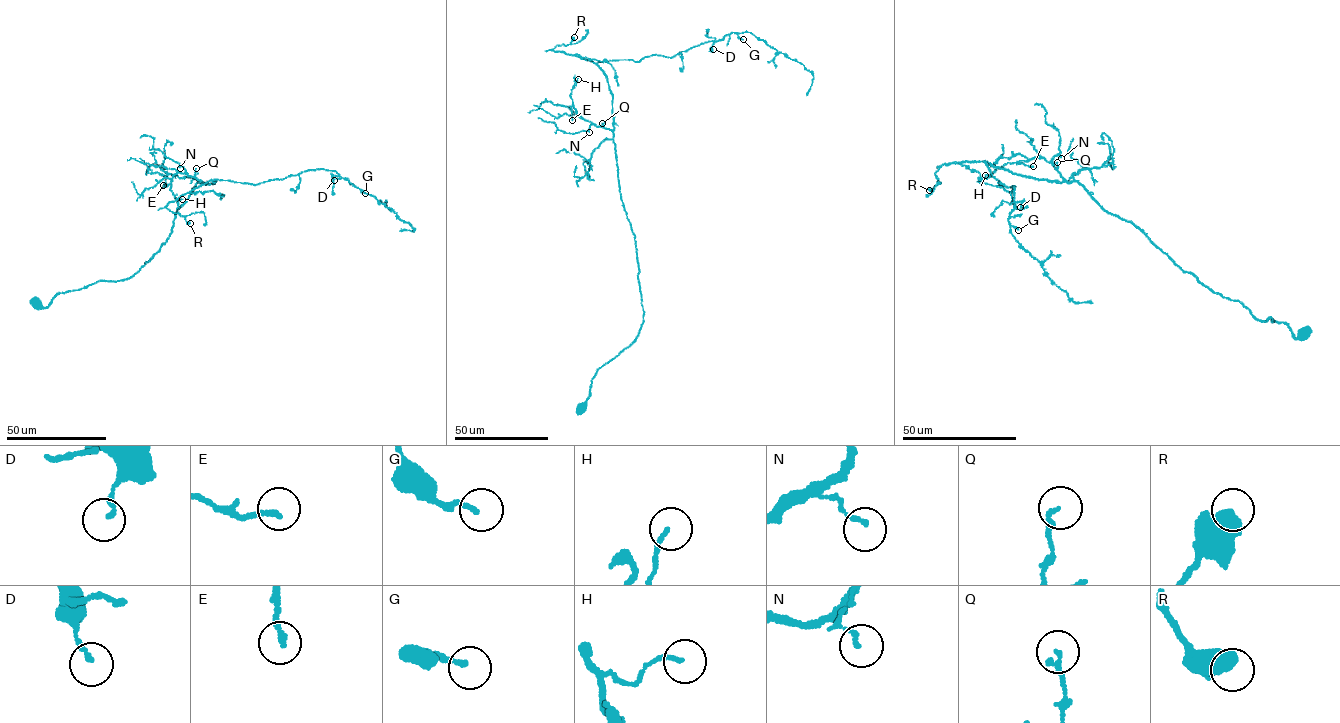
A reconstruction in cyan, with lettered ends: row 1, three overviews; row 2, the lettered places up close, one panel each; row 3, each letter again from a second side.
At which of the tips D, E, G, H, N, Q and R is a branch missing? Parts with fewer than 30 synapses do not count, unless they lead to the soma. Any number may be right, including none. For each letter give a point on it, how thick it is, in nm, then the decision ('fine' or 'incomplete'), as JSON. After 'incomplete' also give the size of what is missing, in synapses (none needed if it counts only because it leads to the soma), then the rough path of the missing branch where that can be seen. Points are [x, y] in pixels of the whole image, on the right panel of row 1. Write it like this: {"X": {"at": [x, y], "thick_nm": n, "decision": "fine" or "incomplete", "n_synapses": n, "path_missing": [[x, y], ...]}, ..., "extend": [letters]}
{"D": {"at": [1020, 207], "thick_nm": 160, "decision": "fine"}, "E": {"at": [1033, 166], "thick_nm": 200, "decision": "fine"}, "G": {"at": [1018, 230], "thick_nm": 140, "decision": "fine"}, "H": {"at": [985, 175], "thick_nm": 140, "decision": "fine"}, "N": {"at": [1061, 158], "thick_nm": 140, "decision": "fine"}, "Q": {"at": [1057, 162], "thick_nm": 160, "decision": "fine"}, "R": {"at": [929, 190], "thick_nm": 650, "decision": "fine"}, "extend": []}

